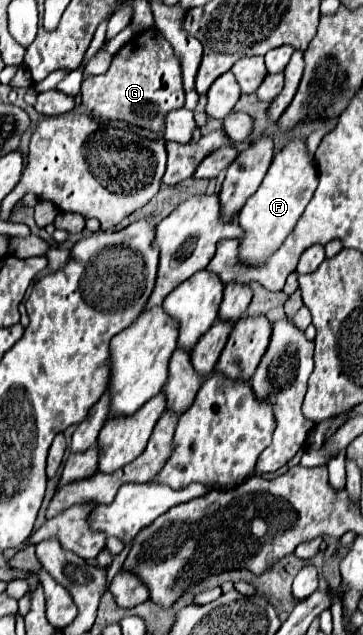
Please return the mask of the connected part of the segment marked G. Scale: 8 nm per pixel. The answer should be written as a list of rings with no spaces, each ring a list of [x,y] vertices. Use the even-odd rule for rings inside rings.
[[[159,30],[137,34],[119,50],[119,54],[115,54],[113,64],[105,74],[87,76],[83,80],[81,100],[97,122],[121,120],[129,126],[163,134],[167,114],[185,104],[181,66],[171,44]]]

